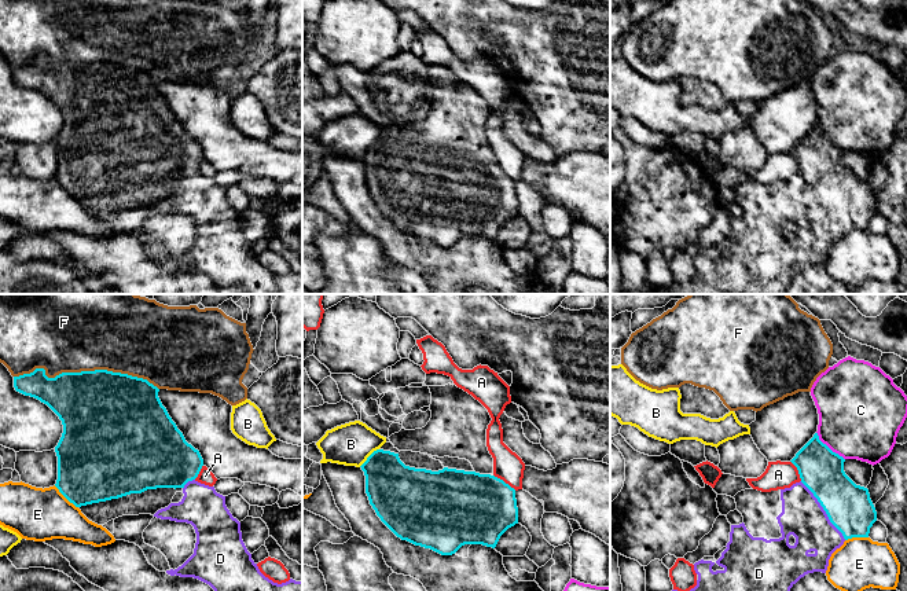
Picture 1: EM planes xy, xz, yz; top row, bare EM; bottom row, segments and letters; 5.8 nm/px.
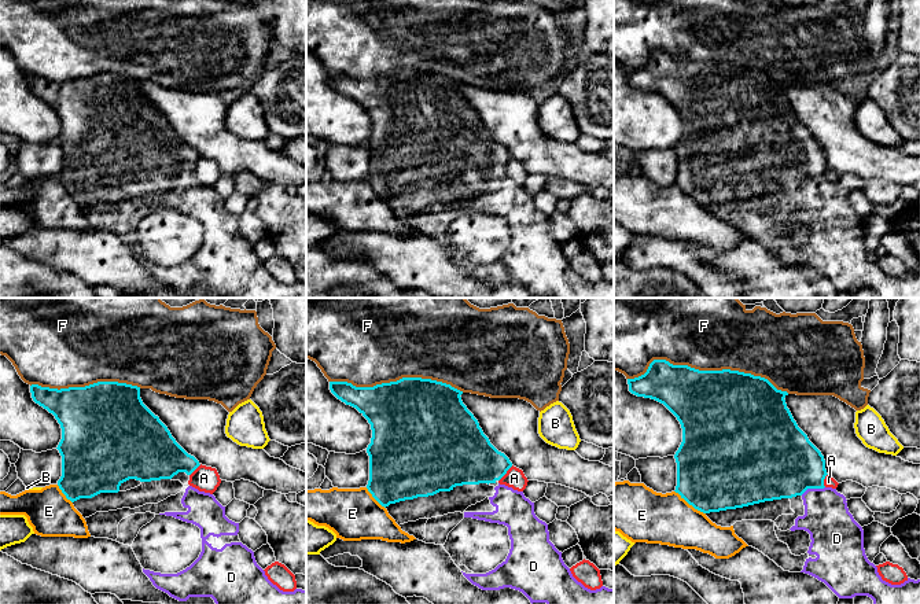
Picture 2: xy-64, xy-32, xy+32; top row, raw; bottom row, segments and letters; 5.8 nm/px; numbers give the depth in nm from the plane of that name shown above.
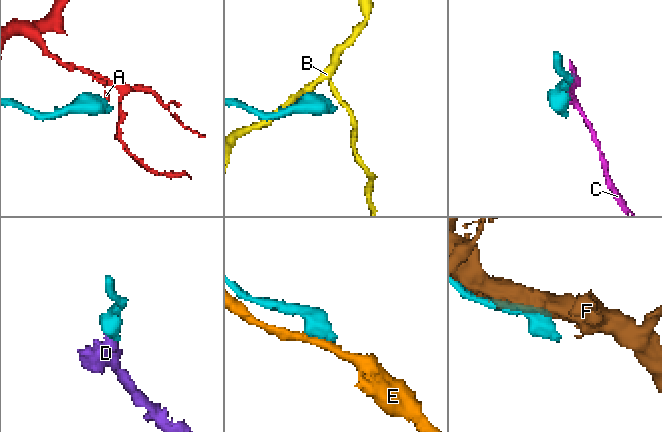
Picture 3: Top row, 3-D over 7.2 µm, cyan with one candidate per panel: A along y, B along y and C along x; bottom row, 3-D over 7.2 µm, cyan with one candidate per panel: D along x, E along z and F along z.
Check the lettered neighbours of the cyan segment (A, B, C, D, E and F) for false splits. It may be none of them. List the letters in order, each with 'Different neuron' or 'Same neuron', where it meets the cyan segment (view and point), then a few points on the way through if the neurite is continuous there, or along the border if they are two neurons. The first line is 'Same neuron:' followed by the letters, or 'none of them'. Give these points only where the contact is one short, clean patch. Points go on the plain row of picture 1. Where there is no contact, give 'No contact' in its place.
Same neuron: D
A: Different neuron. Touches cyan at xz (503, 173). Boundary: xz (494, 166), (516, 182)
B: Different neuron. Touches cyan at xz (368, 149)
C: Different neuron. Touches cyan at yz (827, 139)
D: Same neuron. Touches cyan at yz (823, 201)
E: Different neuron. Touches cyan at xy (66, 190)
F: Different neuron. Touches cyan at xy (85, 63)

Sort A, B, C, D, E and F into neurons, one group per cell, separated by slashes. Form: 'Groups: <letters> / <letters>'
Groups: A / B / C / D / E / F

